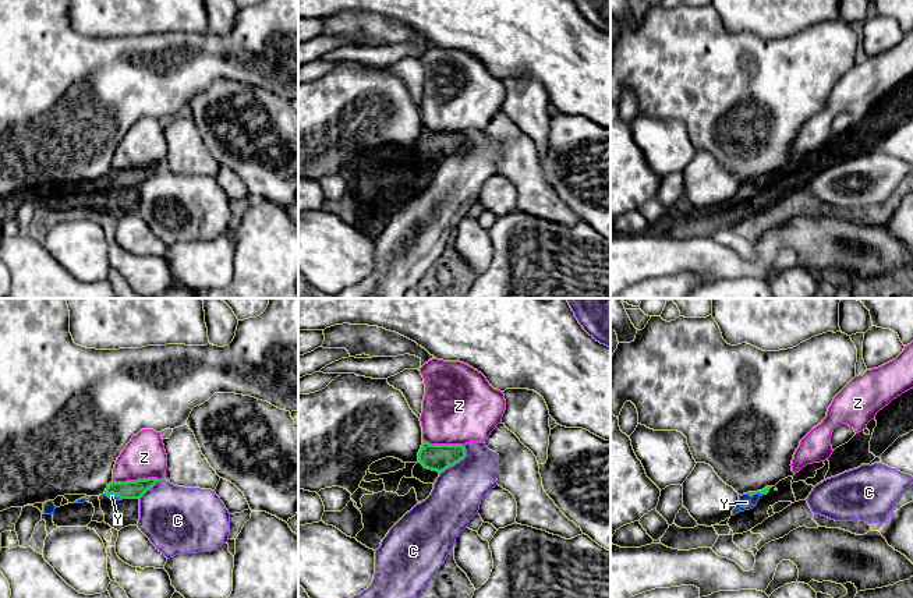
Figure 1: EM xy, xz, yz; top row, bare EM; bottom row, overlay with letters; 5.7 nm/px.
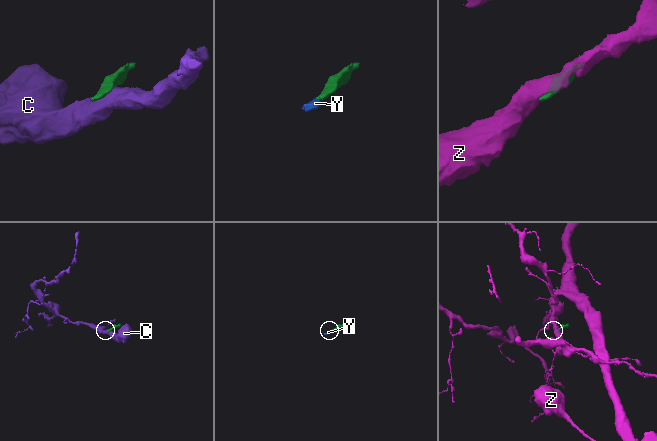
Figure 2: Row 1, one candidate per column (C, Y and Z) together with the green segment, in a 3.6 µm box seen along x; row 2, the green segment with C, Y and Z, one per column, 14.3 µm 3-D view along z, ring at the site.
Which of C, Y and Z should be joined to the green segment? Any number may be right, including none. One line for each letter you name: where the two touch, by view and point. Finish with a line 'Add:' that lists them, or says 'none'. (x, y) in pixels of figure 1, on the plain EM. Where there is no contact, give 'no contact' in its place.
Y: contact xy (113, 181)
Add: Y

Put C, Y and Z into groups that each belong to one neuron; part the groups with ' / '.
C / Y / Z

